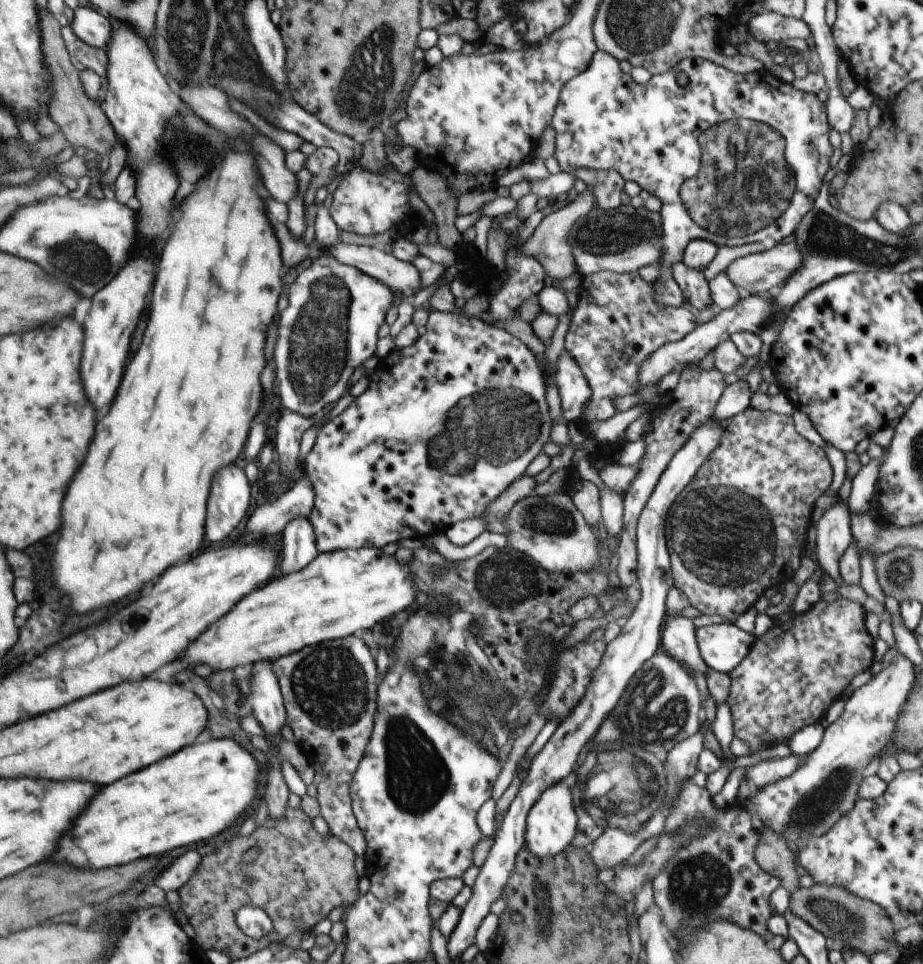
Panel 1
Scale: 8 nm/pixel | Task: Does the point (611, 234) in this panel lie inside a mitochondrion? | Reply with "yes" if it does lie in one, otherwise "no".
yes

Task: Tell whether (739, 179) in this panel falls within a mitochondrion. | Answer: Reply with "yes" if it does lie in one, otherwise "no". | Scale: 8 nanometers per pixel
yes

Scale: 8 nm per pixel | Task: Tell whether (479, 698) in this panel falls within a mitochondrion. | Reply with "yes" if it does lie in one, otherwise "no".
yes

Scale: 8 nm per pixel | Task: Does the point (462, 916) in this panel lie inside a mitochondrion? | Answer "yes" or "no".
no

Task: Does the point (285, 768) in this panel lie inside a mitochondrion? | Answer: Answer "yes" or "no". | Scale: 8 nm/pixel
no

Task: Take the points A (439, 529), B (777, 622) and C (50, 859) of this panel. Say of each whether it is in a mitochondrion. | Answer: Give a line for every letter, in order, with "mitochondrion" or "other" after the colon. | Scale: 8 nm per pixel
A: other
B: other
C: other

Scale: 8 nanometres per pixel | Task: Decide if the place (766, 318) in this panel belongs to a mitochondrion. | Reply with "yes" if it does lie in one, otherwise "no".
yes

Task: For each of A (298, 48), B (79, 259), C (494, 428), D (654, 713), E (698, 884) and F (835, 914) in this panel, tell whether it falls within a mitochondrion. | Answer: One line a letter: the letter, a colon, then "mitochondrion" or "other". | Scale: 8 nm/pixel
A: other
B: mitochondrion
C: mitochondrion
D: mitochondrion
E: mitochondrion
F: mitochondrion

